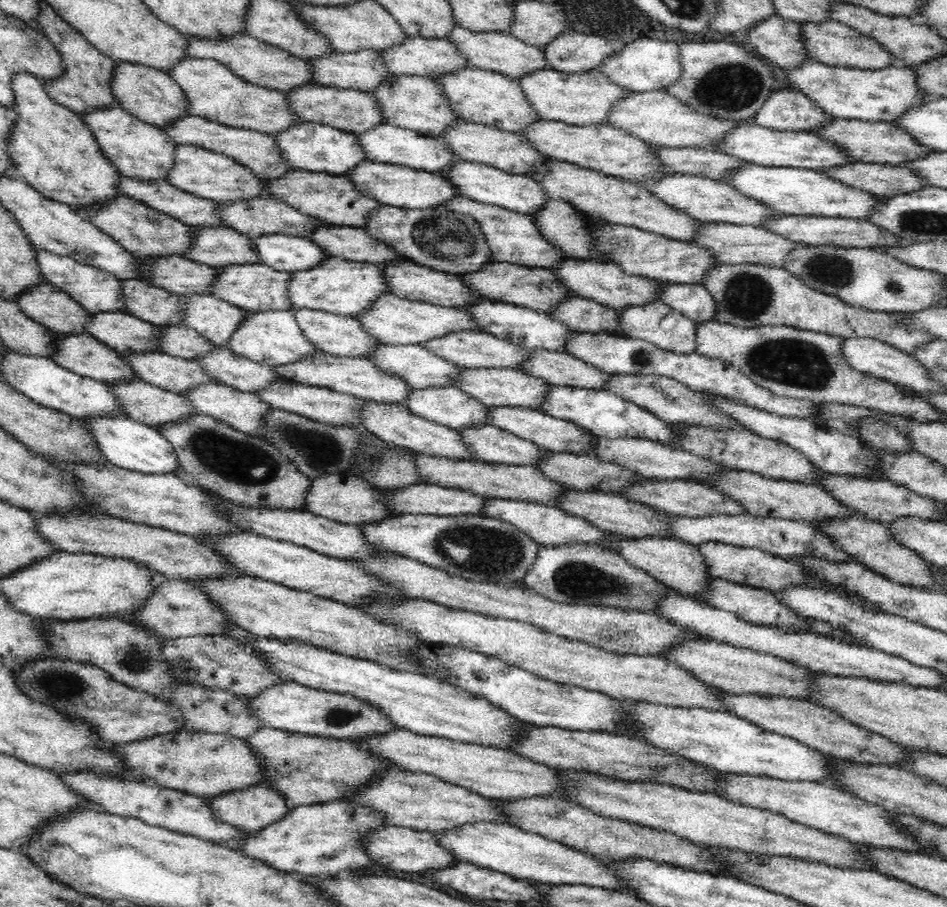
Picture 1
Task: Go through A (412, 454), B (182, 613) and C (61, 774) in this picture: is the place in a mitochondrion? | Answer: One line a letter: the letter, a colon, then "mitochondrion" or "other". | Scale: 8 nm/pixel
A: other
B: other
C: other

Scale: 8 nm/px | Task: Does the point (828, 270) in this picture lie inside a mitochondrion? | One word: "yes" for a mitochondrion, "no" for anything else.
yes

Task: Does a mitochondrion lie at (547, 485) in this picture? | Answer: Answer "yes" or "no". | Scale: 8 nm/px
no

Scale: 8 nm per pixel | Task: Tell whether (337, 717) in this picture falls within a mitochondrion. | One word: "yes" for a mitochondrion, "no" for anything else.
yes

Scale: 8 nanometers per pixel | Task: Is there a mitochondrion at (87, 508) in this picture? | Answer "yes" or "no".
no

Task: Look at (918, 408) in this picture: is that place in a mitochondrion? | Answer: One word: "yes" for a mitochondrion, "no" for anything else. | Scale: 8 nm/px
no

